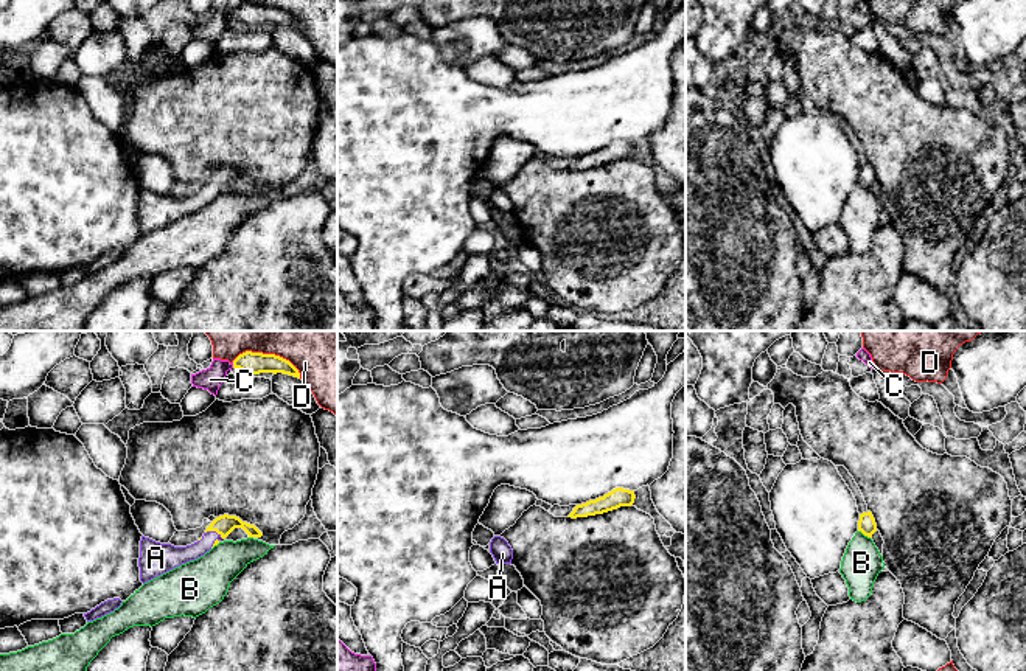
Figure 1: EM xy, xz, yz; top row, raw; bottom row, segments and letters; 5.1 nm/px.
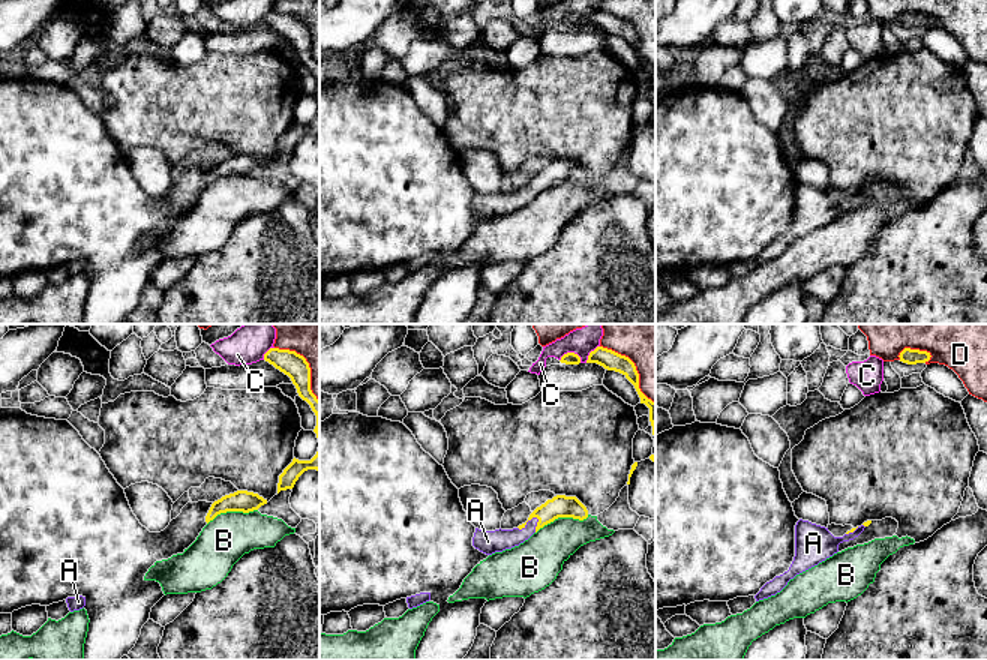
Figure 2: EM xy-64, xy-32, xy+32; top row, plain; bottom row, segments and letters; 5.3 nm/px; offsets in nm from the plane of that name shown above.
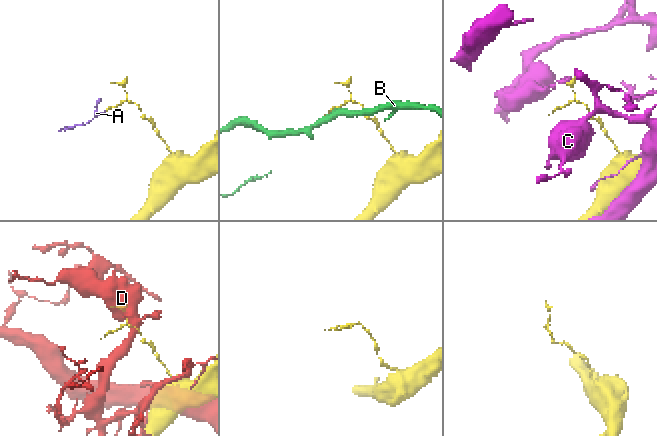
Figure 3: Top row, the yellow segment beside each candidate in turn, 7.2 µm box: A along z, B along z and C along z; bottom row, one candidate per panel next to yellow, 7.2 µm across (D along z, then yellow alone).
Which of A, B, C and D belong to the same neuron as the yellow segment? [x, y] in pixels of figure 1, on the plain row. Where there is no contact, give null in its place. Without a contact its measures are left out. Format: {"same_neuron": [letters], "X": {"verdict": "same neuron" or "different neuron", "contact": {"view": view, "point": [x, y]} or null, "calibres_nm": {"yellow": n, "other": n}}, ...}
{"same_neuron": ["A"], "A": {"verdict": "same neuron", "contact": {"view": "xy", "point": [215, 182]}, "calibres_nm": {"yellow": 100, "other": 110}}, "B": {"verdict": "different neuron", "contact": {"view": "yz", "point": [865, 187]}, "calibres_nm": {"yellow": 90, "other": 200}}, "C": {"verdict": "different neuron", "contact": {"view": "xy", "point": [233, 17]}, "calibres_nm": {"yellow": 110, "other": 120}}, "D": {"verdict": "different neuron", "contact": {"view": "xy", "point": [269, 6]}, "calibres_nm": {"yellow": 110, "other": 190}}}

